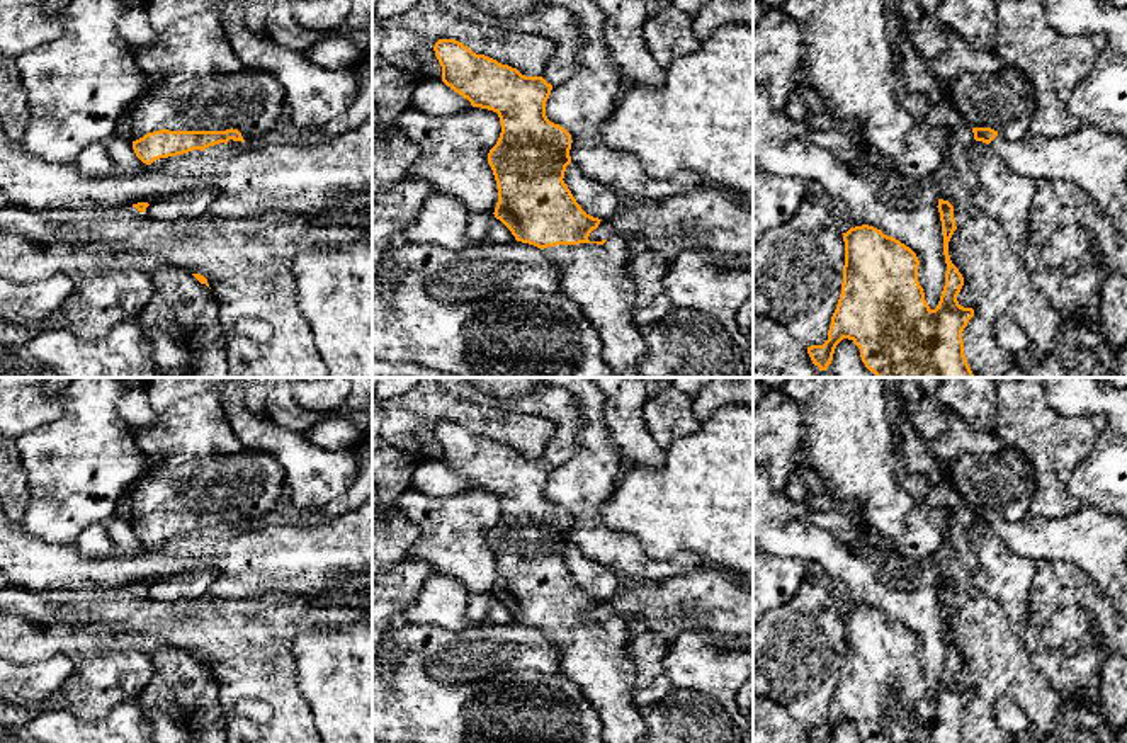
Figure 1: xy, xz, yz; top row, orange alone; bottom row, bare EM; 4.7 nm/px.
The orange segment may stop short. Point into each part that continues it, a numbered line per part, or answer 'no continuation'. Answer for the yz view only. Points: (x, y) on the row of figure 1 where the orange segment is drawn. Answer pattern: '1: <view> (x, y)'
1: yz (1093, 160)

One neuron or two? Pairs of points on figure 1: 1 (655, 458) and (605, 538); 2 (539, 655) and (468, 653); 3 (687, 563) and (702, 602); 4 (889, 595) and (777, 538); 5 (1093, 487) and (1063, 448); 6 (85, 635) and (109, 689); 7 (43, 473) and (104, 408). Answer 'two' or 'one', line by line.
1: two
2: one
3: two
4: one
5: two
6: two
7: one

